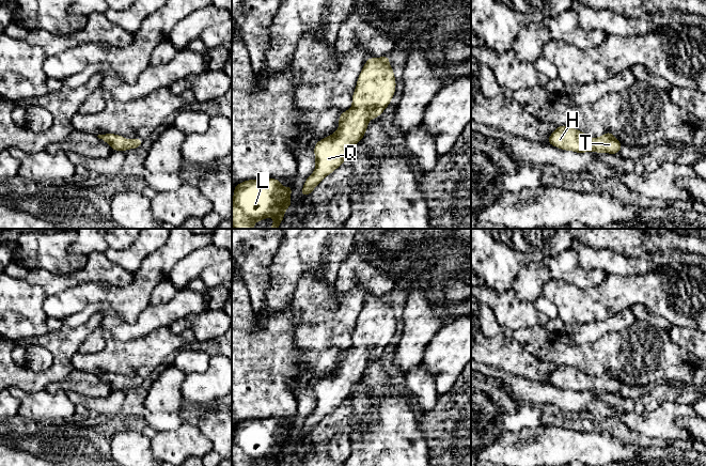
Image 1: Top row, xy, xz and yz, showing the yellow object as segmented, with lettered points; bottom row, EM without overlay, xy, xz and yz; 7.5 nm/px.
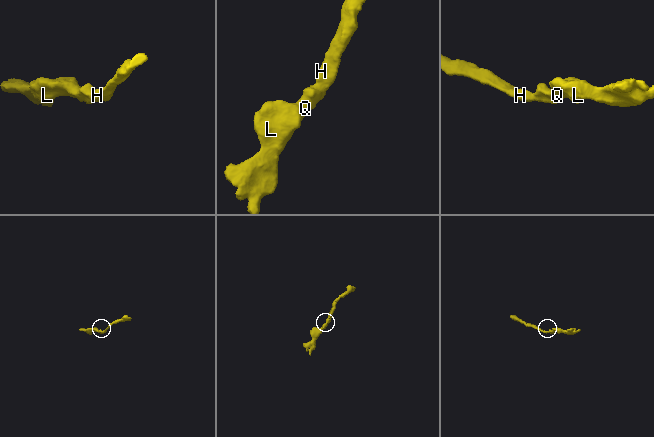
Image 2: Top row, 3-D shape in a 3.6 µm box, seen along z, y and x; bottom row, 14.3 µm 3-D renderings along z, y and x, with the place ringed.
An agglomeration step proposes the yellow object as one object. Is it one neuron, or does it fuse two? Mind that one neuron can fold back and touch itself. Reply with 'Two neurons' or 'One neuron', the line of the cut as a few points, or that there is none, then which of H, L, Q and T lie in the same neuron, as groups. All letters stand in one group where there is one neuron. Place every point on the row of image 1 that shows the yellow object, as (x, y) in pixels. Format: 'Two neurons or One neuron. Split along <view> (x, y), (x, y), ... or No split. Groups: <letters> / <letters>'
One neuron. No split. Groups: H L Q T

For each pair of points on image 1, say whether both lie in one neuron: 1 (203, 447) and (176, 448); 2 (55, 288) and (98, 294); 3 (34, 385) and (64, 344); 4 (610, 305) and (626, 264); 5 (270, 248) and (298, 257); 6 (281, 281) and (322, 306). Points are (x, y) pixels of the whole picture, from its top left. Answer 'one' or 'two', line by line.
1: one
2: two
3: one
4: two
5: two
6: two

